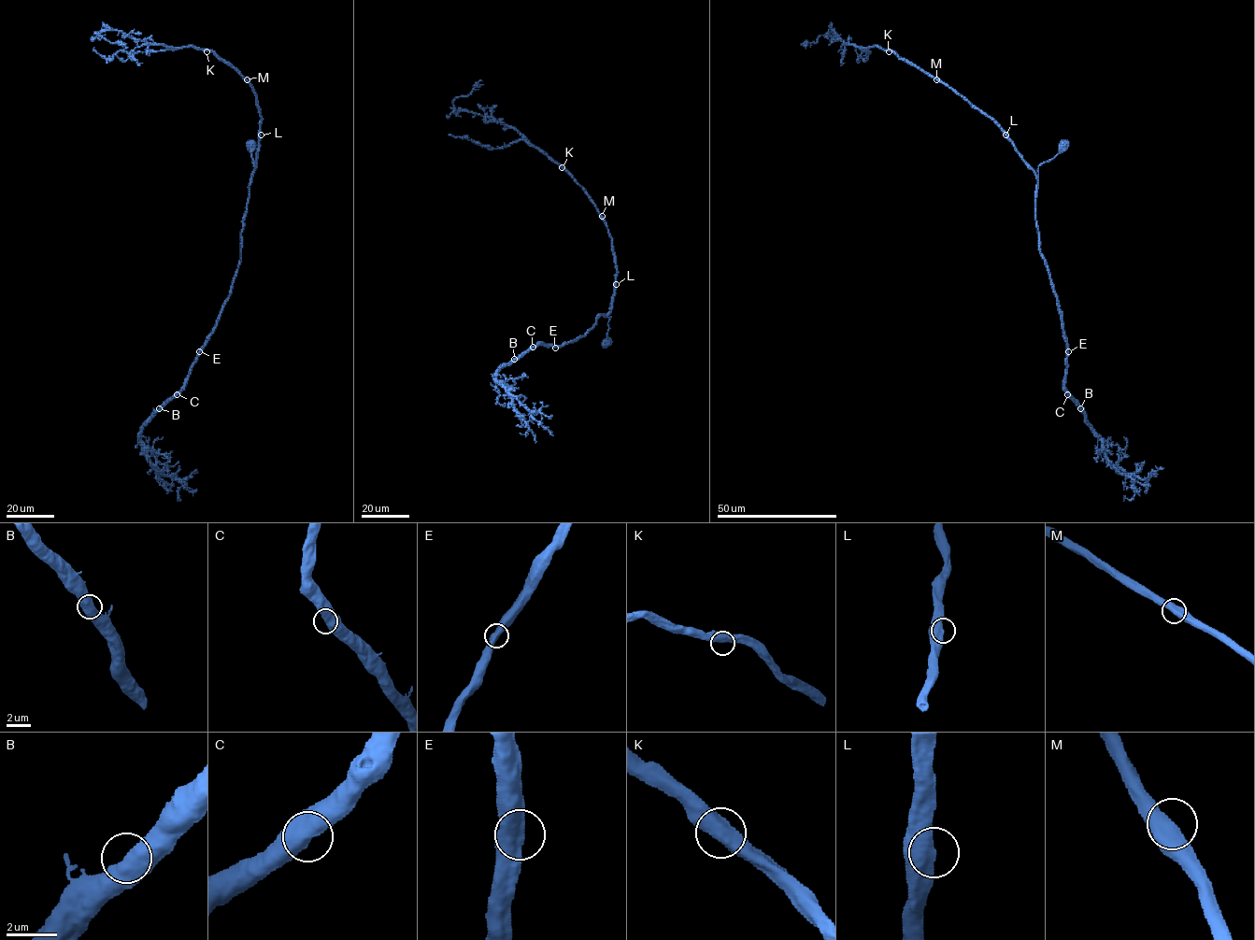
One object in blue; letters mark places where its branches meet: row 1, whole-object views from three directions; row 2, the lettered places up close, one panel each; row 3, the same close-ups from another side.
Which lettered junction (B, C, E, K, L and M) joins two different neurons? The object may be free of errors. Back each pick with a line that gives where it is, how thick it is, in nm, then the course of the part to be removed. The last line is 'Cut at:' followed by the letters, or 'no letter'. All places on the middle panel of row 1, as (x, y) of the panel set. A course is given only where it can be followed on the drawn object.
Cut at: no letter

